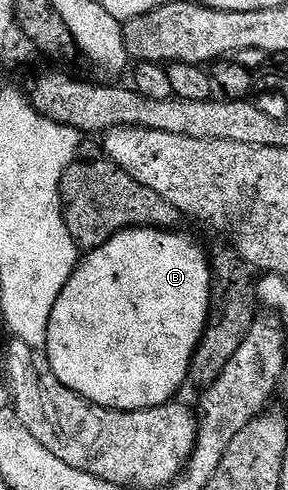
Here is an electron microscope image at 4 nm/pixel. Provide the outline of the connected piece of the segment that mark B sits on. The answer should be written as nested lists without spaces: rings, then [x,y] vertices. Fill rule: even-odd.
[[[130,228],[128,232],[120,232],[109,238],[101,248],[86,251],[80,257],[77,268],[71,274],[67,286],[63,286],[63,294],[55,302],[55,310],[51,310],[51,322],[47,326],[47,343],[44,351],[51,362],[51,370],[63,386],[67,386],[77,396],[98,404],[104,408],[118,408],[121,412],[134,412],[144,408],[158,408],[170,403],[173,396],[185,380],[190,379],[193,366],[193,356],[205,332],[205,324],[209,321],[209,310],[213,299],[213,269],[210,257],[189,236],[184,236],[181,230],[162,230],[159,228]]]

